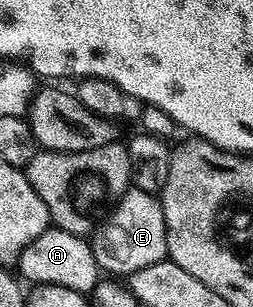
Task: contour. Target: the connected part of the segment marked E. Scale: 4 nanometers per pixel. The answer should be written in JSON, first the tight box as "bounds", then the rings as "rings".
{"bounds":[89,186,168,277],"rings":[[[132,186],[96,226],[89,242],[100,272],[108,276],[129,277],[137,269],[145,269],[145,265],[157,265],[168,258],[162,202],[152,192]]]}

